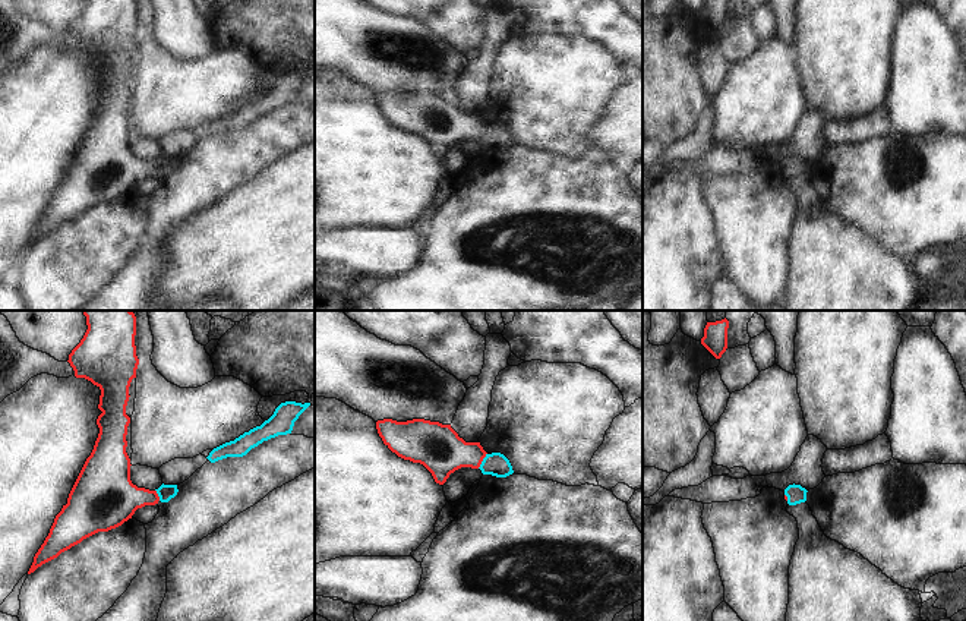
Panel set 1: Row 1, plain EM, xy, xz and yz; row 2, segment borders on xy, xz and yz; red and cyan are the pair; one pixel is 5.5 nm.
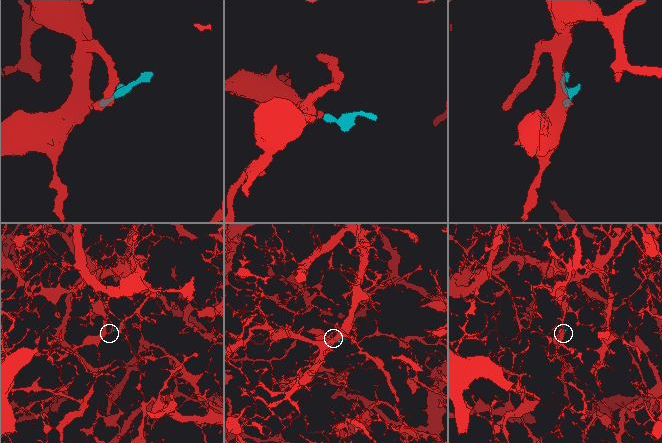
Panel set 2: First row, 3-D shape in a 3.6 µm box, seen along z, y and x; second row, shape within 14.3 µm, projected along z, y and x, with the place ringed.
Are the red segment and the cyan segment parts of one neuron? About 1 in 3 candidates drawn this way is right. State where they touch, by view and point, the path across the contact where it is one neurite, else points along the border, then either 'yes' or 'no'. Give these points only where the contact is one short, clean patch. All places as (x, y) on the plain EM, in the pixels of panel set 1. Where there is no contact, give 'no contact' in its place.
contact xz (482, 132); way xz (439, 120), (482, 132), (496, 136); yes

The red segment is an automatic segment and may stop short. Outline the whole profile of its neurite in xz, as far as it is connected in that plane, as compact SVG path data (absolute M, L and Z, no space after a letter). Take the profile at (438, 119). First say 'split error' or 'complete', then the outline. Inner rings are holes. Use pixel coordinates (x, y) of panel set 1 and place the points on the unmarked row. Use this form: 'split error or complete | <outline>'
split error | M413 91L376 94L383 116L404 132L423 136L435 154L443 157L461 139L480 141L483 146L506 149L514 145L501 124L487 126L480 114L465 114L451 100L439 94Z

